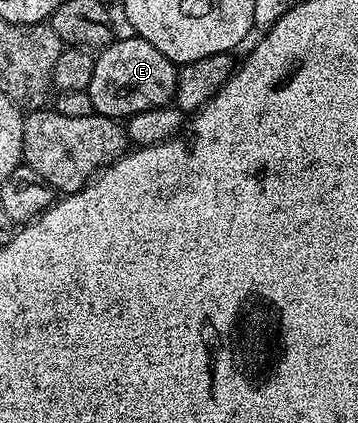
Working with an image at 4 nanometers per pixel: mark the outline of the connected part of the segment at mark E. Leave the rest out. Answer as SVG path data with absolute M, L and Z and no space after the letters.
M137 36L129 37L119 37L111 41L110 45L95 57L88 91L95 114L125 120L136 112L169 106L175 101L179 67L172 60L168 60L168 56L160 52L160 48L152 48L148 40Z

